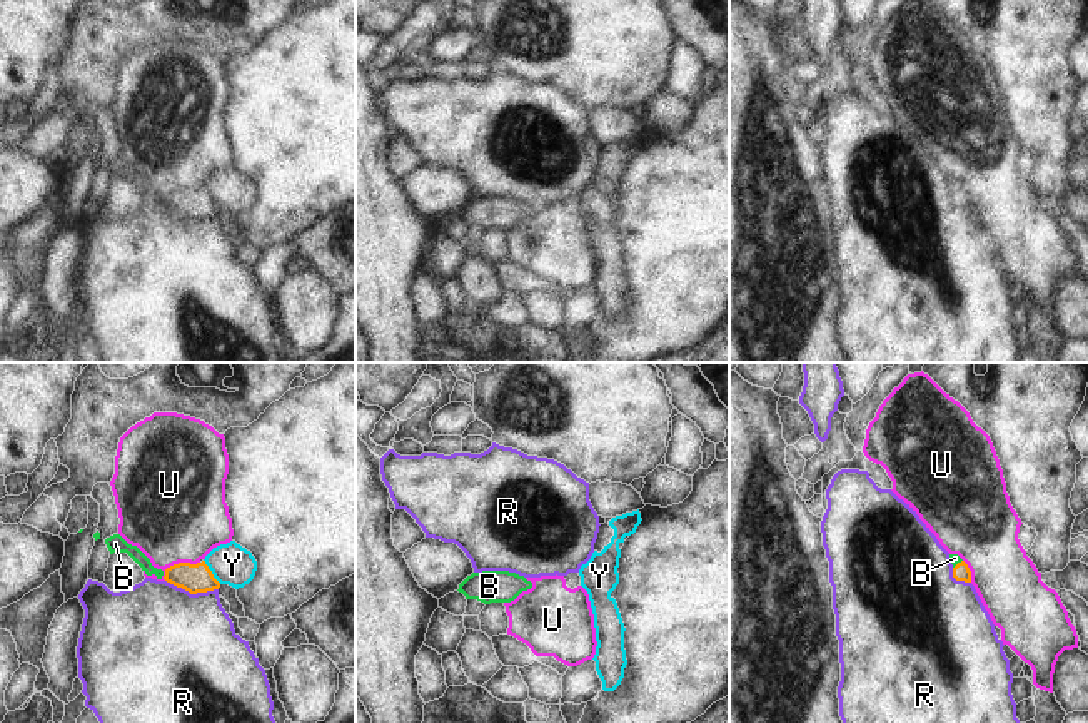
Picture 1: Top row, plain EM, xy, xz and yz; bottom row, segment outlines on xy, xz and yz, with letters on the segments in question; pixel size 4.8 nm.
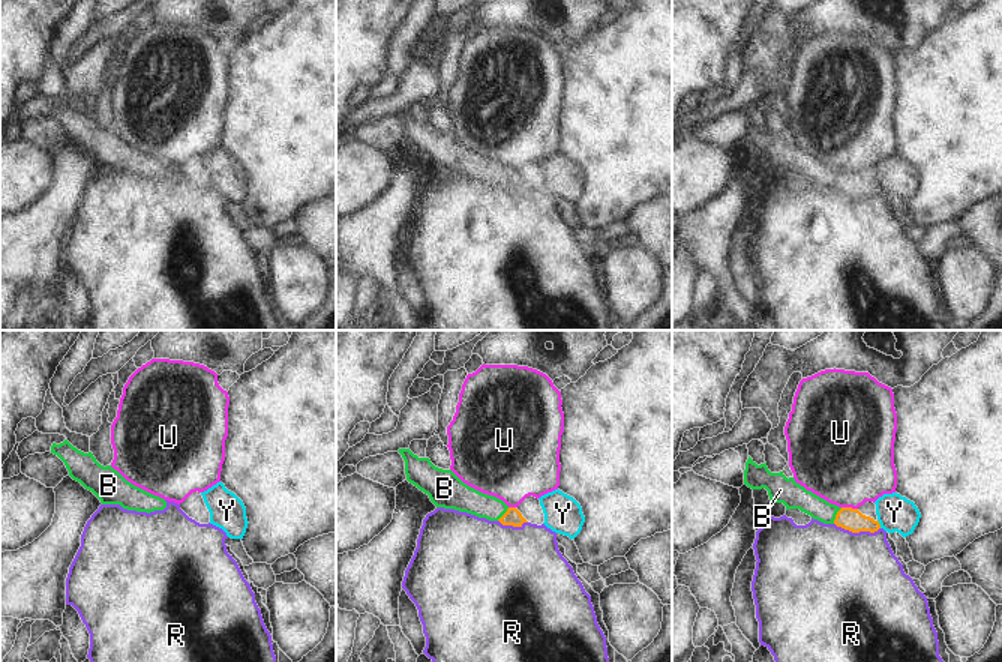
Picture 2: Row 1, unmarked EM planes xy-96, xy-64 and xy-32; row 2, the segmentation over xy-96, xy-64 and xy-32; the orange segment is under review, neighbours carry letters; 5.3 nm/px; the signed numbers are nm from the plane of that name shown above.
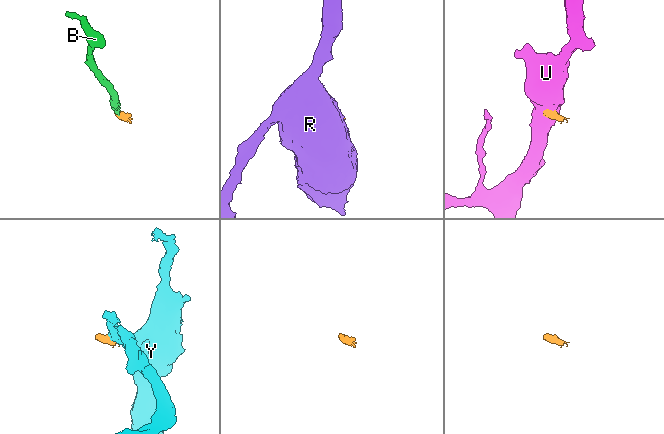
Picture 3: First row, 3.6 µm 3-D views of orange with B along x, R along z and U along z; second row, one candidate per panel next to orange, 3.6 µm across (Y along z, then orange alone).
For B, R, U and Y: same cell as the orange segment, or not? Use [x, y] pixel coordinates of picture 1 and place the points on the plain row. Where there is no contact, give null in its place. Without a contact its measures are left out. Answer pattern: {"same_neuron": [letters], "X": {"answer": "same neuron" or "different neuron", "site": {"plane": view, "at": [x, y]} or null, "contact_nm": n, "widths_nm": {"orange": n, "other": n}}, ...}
{"same_neuron": ["B"], "B": {"answer": "same neuron", "site": {"plane": "yz", "at": [957, 191]}, "contact_nm": 60, "widths_nm": {"orange": 80, "other": 50}}, "R": {"answer": "different neuron", "site": {"plane": "xy", "at": [192, 219]}, "contact_nm": 260, "widths_nm": {"orange": 140, "other": 500}}, "U": {"answer": "different neuron", "site": {"plane": "xy", "at": [179, 189]}, "contact_nm": 200, "widths_nm": {"orange": 140, "other": 500}}, "Y": {"answer": "different neuron", "site": {"plane": "xy", "at": [211, 197]}, "contact_nm": 150, "widths_nm": {"orange": 140, "other": 200}}}

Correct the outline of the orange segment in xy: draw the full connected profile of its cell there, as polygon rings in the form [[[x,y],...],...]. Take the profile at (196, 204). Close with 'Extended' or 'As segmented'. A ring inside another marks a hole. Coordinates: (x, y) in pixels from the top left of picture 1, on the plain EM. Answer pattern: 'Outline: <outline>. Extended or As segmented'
Outline: [[[205,187],[190,190],[179,189],[165,195],[164,205],[190,220],[207,219],[220,214]]]. As segmented.

